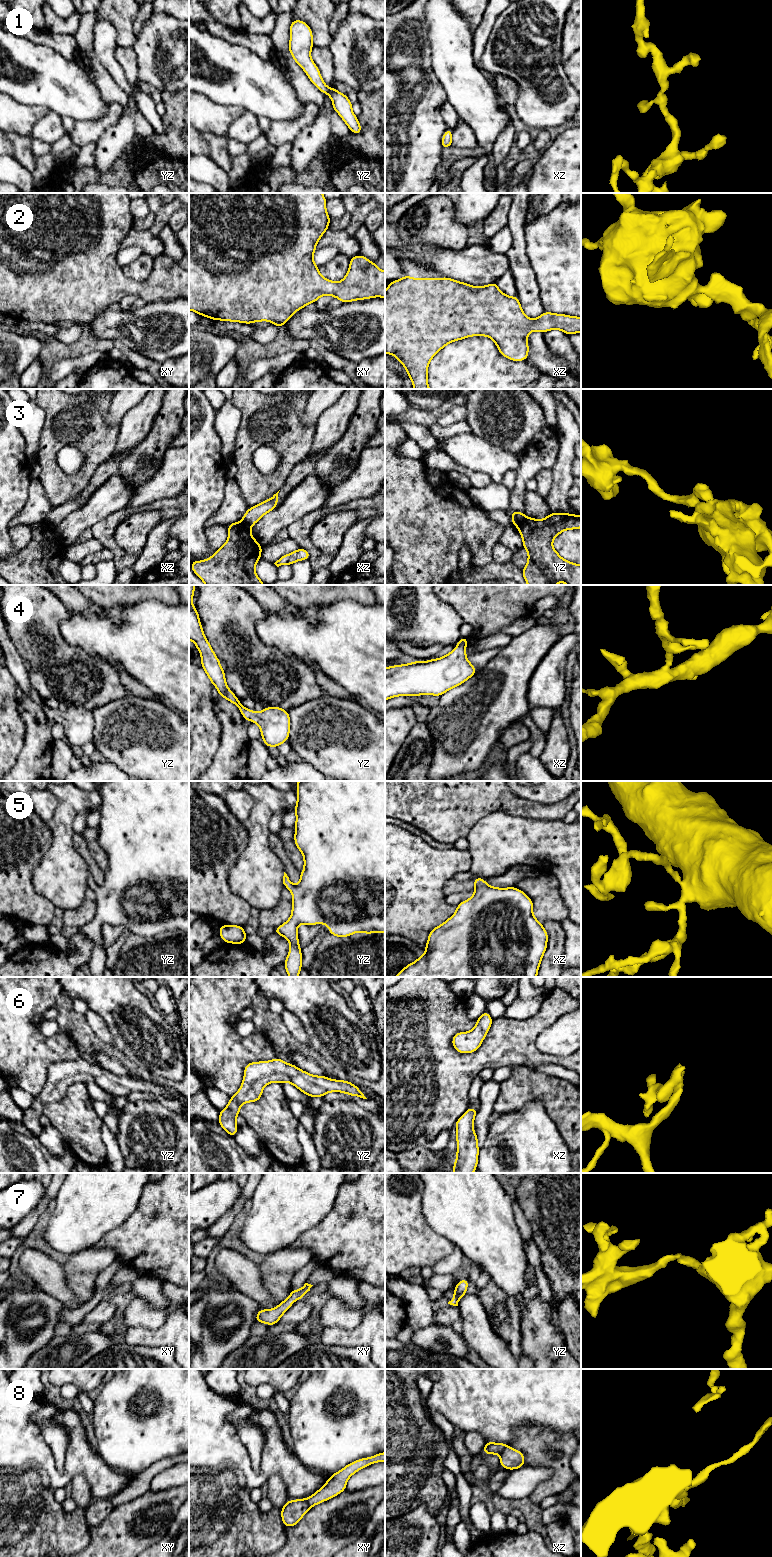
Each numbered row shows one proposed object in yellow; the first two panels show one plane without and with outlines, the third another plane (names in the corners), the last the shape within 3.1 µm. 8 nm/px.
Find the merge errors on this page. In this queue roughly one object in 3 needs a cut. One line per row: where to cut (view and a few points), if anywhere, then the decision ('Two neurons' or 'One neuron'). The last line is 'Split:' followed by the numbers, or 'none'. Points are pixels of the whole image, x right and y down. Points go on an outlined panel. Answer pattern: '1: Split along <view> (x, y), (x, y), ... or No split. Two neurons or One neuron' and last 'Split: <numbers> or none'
1: No split. One neuron
2: No split. One neuron
3: Split along yz (525, 517), (515, 525). Two neurons
4: No split. One neuron
5: No split. One neuron
6: No split. One neuron
7: No split. One neuron
8: Split along xy (305, 1499), (310, 1507). Two neurons
Split: 3, 8

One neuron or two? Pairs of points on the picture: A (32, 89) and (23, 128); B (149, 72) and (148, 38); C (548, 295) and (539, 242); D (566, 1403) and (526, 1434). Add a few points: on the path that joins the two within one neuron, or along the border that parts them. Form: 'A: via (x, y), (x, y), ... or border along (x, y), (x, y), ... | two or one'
A: border along (10, 96), (25, 104), (42, 104), (50, 109) | two
B: via (150, 64), (150, 46) | one
C: via (550, 282), (550, 255) | one
D: border along (516, 1427), (522, 1424), (539, 1424), (561, 1433) | two

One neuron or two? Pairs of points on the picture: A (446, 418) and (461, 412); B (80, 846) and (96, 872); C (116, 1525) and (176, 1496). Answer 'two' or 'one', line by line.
A: one
B: one
C: one

